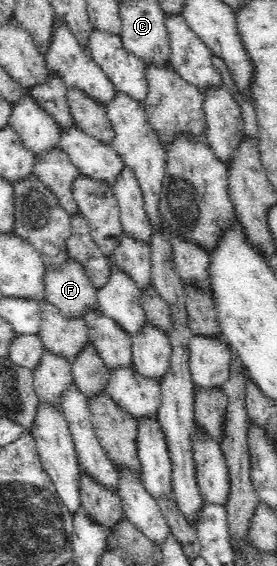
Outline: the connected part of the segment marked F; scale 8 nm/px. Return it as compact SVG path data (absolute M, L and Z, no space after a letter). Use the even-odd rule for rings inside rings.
M69 259L63 266L46 268L46 299L65 314L66 318L83 318L87 309L100 311L97 289L85 274L83 266L75 260Z

